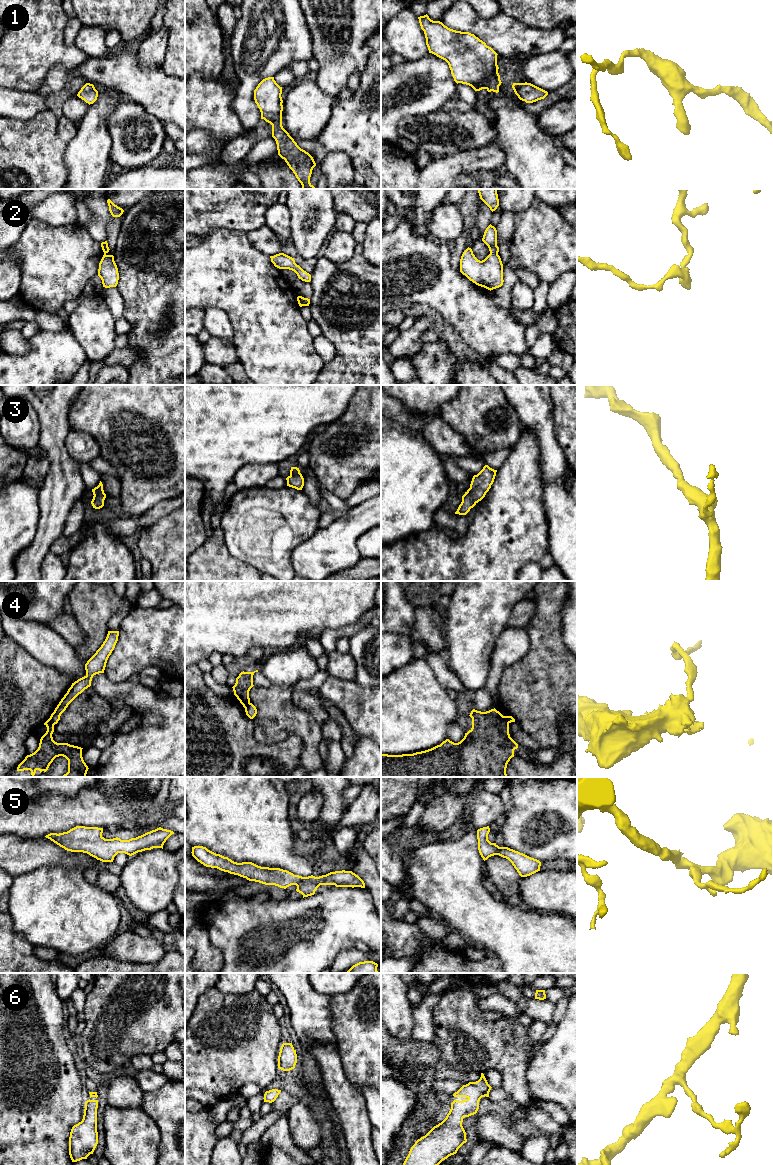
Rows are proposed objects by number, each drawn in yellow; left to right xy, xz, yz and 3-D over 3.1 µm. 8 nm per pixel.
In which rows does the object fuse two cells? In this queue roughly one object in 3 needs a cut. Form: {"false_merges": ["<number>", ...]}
{"false_merges": ["2", "4"]}

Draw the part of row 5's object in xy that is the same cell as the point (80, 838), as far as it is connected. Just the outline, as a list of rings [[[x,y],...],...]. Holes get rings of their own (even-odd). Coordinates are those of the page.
[[[76,826],[67,832],[50,833],[45,837],[71,852],[83,852],[102,862],[113,862],[118,853],[132,856],[138,852],[162,848],[173,831],[161,827],[136,838],[121,840],[105,839],[103,828]]]

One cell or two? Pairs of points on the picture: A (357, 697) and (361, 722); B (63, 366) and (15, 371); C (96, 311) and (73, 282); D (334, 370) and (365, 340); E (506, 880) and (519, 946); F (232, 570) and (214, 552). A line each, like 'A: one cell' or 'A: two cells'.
A: one cell
B: one cell
C: two cells
D: one cell
E: two cells
F: one cell

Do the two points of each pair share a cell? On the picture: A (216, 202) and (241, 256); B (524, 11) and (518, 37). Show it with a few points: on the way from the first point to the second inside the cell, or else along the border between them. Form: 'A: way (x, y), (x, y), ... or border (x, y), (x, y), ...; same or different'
A: border (246, 232), (212, 228), (206, 234); different
B: border (500, 10), (531, 27), (543, 29); different

